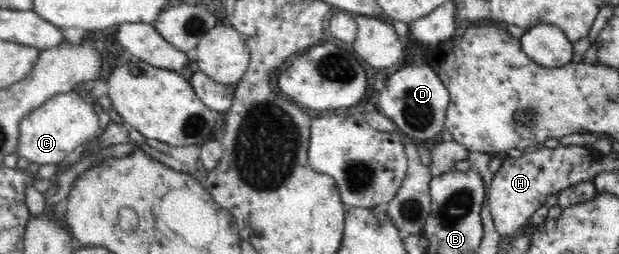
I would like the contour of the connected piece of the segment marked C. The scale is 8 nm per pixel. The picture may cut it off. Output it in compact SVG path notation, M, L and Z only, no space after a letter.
M74 90L57 95L32 110L20 122L20 138L16 153L30 161L33 167L41 164L58 164L68 158L72 152L84 146L83 142L101 136L103 128L100 127L100 118L89 102L87 92Z

